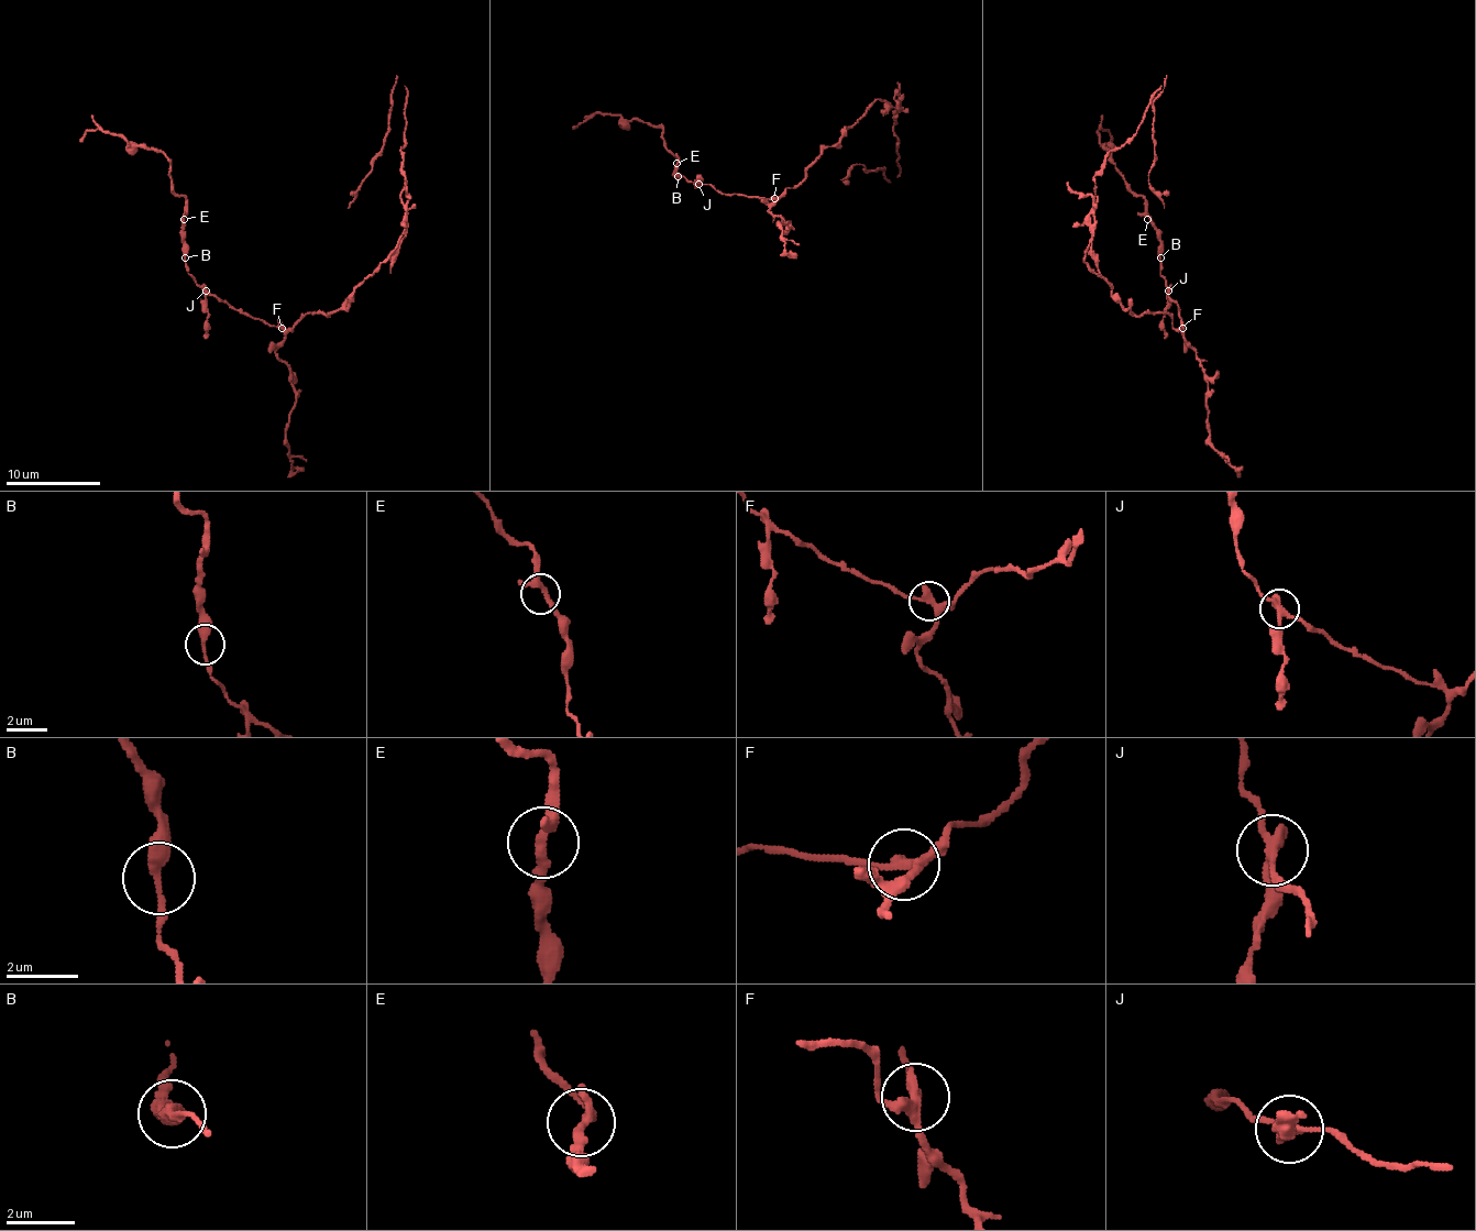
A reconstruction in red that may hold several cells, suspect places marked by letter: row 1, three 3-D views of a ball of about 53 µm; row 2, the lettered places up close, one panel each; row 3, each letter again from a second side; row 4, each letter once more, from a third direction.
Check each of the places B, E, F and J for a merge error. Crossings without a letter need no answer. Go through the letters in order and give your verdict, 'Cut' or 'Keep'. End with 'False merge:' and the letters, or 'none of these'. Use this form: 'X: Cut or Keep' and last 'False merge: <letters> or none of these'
B: Keep
E: Keep
F: Cut
J: Cut
False merge: F, J

